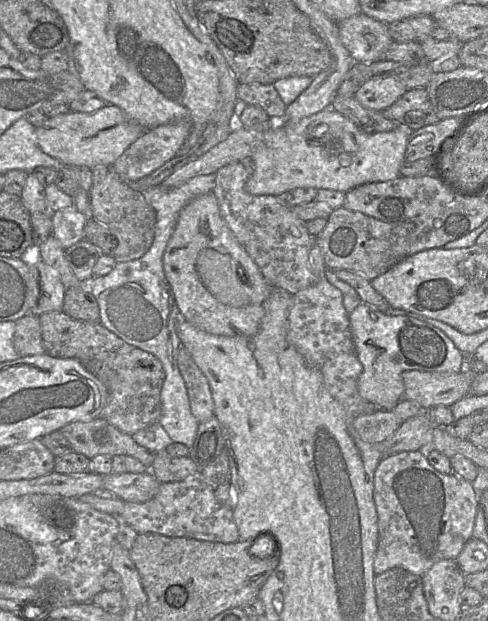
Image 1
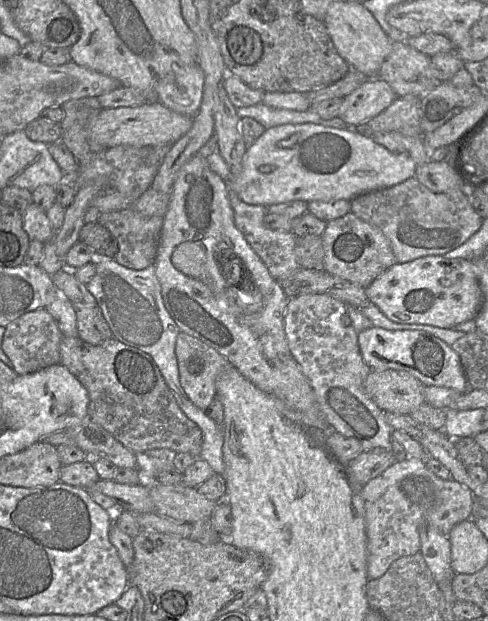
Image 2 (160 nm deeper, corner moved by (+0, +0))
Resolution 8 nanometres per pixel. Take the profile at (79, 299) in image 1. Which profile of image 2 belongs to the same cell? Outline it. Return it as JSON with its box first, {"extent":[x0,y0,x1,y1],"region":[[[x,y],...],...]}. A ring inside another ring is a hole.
{"extent":[76,305,113,345],"region":[[[98,305],[76,308],[76,317],[78,336],[86,343],[99,345],[113,337]]]}

